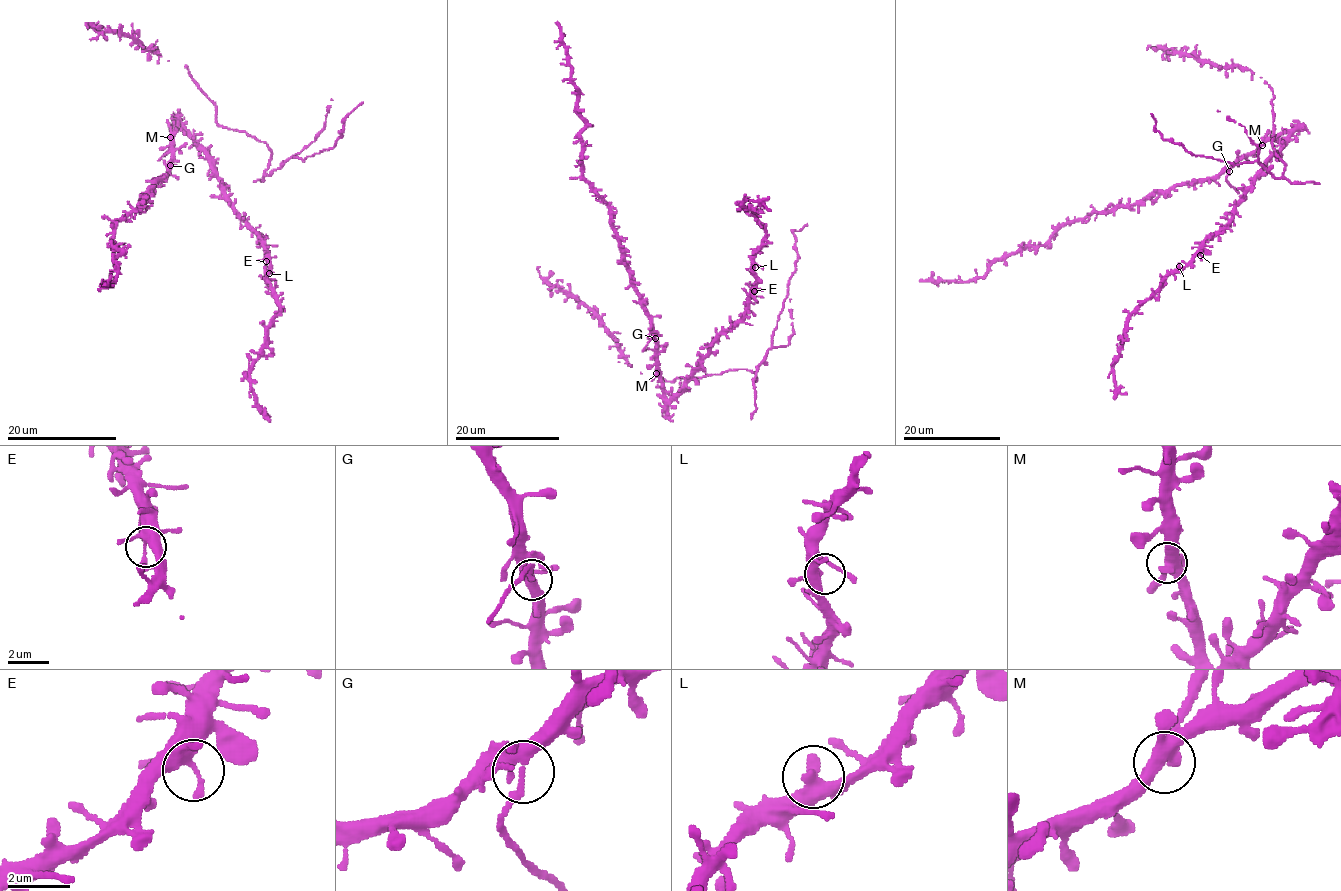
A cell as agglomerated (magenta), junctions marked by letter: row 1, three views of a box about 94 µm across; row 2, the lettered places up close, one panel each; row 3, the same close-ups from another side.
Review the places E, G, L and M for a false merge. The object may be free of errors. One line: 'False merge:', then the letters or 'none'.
False merge: G

